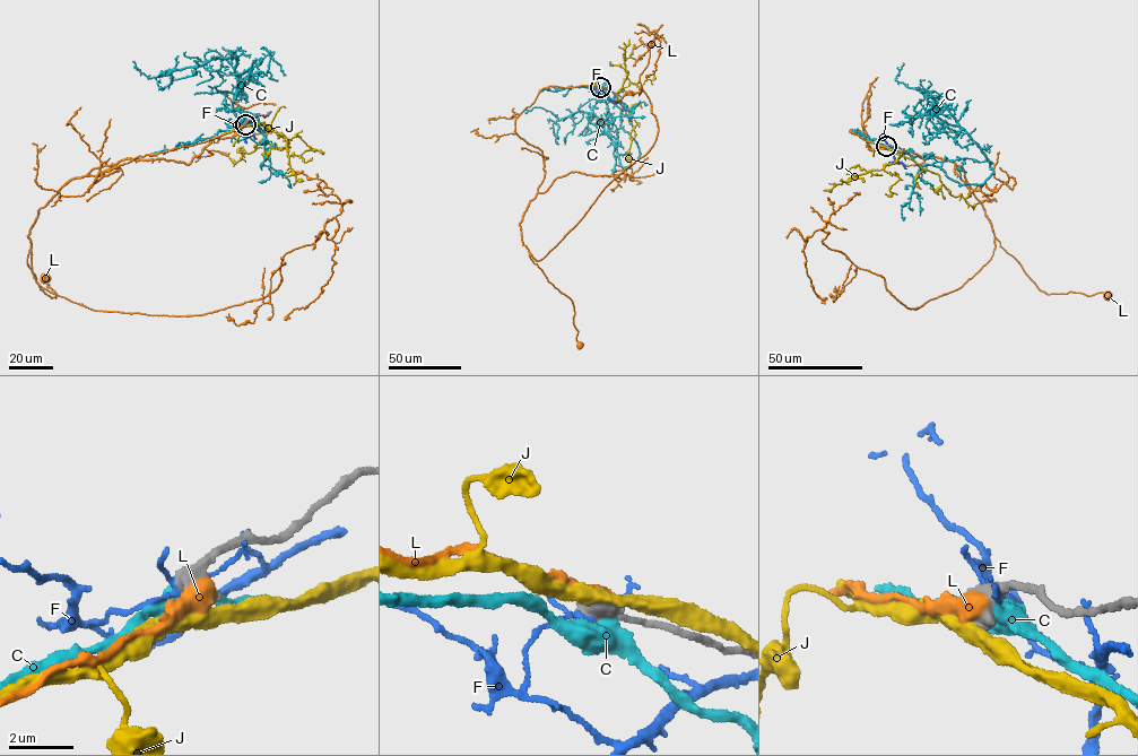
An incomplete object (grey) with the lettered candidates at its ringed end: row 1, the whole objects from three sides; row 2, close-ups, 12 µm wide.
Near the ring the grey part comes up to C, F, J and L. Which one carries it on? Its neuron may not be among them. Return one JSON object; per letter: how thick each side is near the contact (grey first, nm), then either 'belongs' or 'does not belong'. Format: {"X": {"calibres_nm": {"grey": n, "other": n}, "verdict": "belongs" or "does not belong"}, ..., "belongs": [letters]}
{"C": {"calibres_nm": {"grey": 800, "other": 600}, "verdict": "does not belong"}, "F": {"calibres_nm": {"grey": 800, "other": 120}, "verdict": "does not belong"}, "J": {"calibres_nm": {"grey": 600, "other": 400}, "verdict": "does not belong"}, "L": {"calibres_nm": {"grey": 800, "other": 650}, "verdict": "belongs"}, "belongs": ["L"]}

